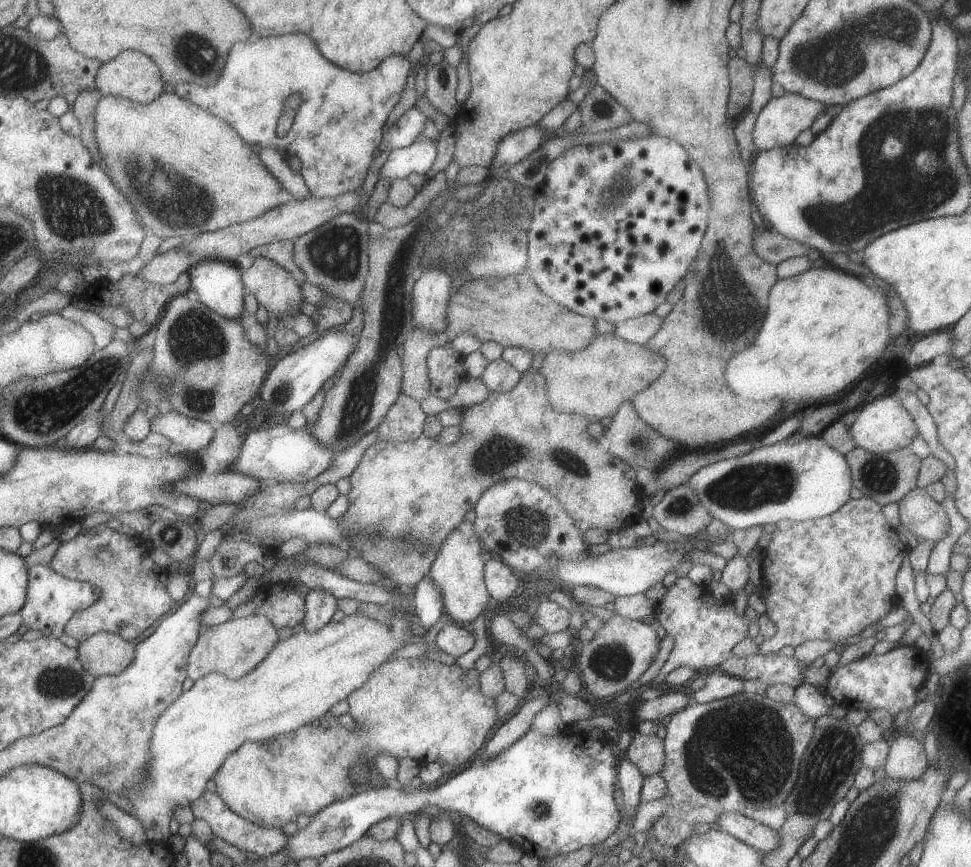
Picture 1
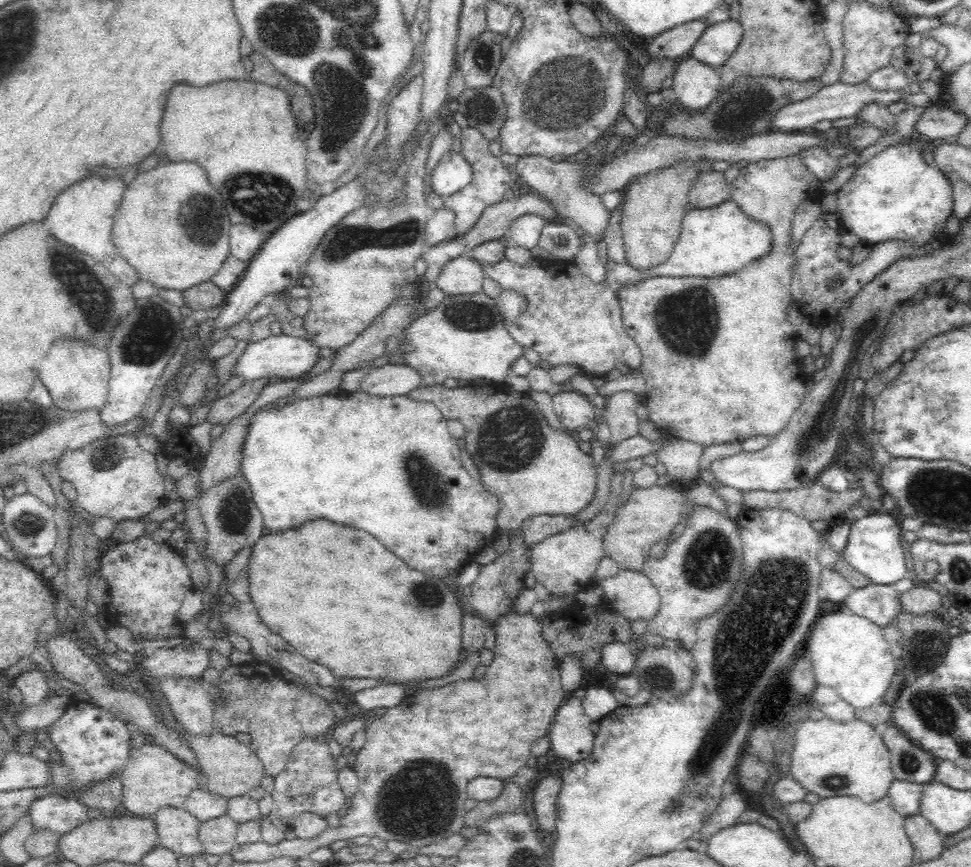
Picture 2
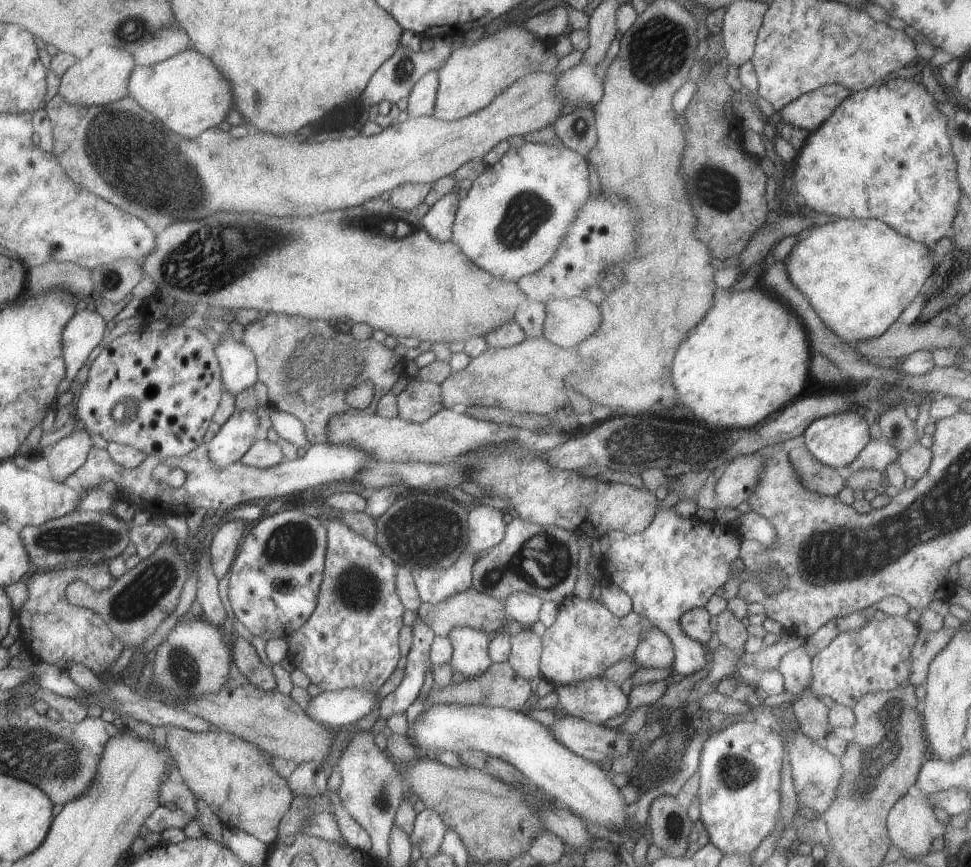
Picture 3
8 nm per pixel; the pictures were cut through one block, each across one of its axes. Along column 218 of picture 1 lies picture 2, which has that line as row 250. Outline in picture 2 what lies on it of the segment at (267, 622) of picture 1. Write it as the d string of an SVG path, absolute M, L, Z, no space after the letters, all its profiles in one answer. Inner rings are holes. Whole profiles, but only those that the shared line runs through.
M708 158L680 160L672 166L658 168L654 176L649 172L640 174L622 190L623 216L620 226L625 246L625 262L628 266L636 270L649 270L668 260L680 236L692 183L700 173L714 171L706 163L706 159Z

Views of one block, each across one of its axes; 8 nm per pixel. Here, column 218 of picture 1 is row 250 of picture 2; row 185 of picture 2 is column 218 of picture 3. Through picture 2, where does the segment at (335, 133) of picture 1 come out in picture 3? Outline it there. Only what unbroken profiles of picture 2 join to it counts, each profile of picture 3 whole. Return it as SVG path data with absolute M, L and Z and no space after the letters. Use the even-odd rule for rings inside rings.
M194 50L180 52L174 58L152 66L137 64L128 80L128 92L168 130L190 140L194 140L208 128L216 128L226 118L226 112L234 106L232 92L226 80L222 80L220 72L210 60L206 60L206 56L200 56Z

